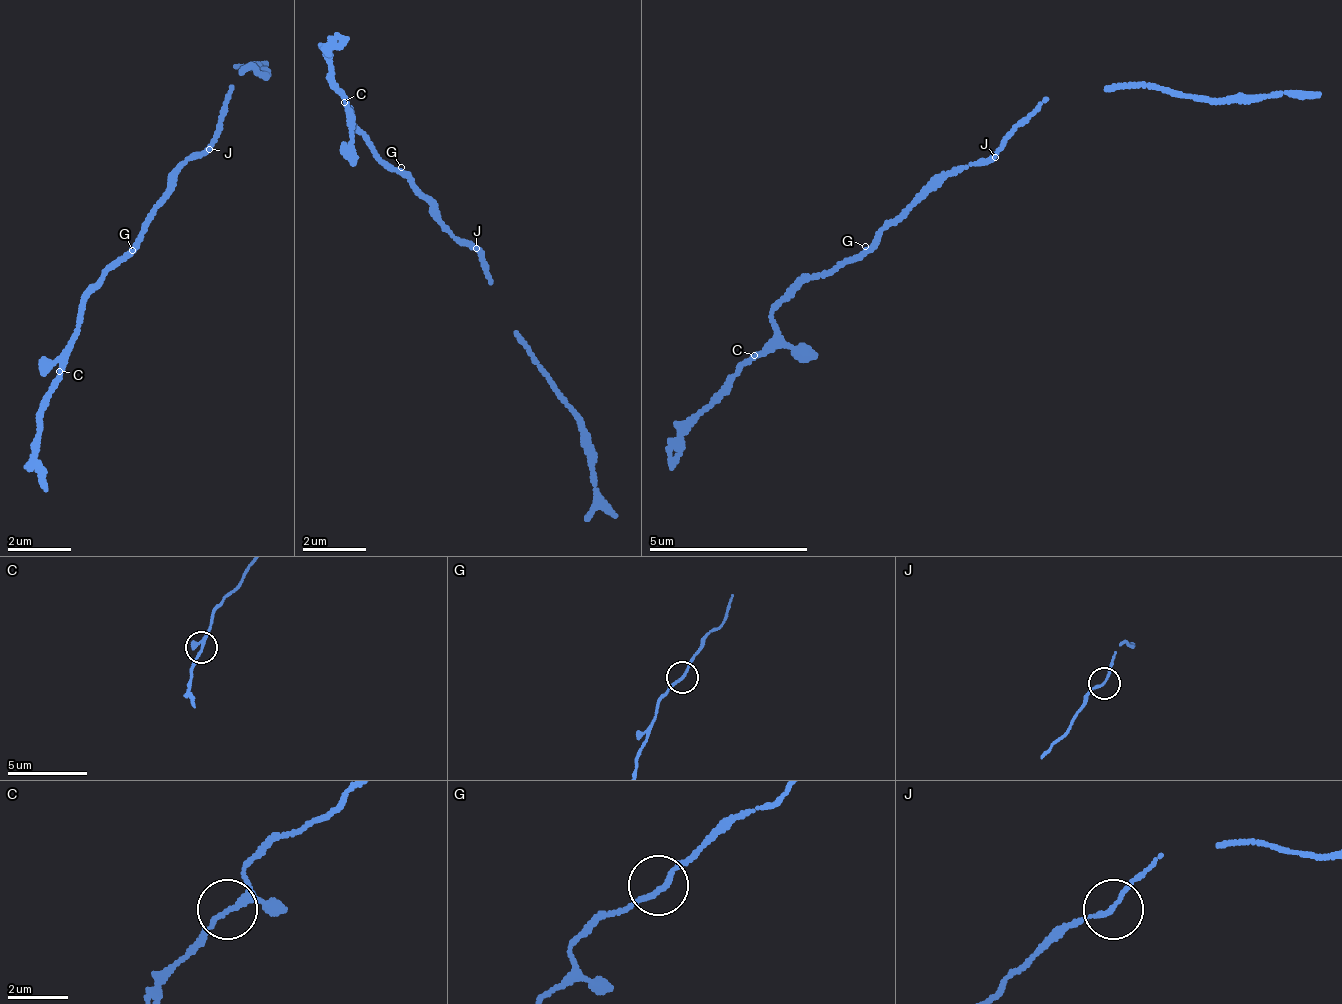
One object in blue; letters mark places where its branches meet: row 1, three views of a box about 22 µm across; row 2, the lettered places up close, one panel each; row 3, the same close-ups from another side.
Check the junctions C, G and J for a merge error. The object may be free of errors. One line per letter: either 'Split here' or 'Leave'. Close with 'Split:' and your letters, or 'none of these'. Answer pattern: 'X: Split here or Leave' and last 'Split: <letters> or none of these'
C: Leave
G: Leave
J: Leave
Split: none of these

